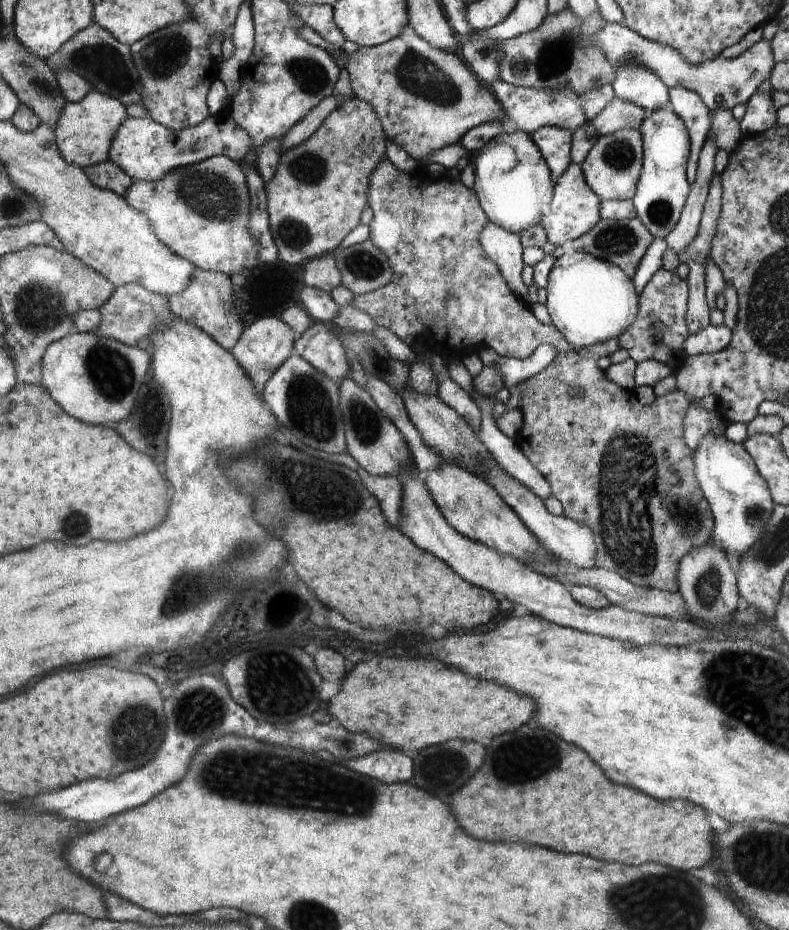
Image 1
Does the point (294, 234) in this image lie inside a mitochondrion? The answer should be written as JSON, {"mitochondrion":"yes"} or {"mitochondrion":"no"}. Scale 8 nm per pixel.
{"mitochondrion":"yes"}

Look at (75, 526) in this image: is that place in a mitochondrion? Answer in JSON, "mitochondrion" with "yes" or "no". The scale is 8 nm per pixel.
{"mitochondrion":"yes"}

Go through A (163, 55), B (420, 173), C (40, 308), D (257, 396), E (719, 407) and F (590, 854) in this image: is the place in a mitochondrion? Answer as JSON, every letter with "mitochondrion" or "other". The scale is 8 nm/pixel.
{"A":"mitochondrion","B":"other","C":"mitochondrion","D":"other","E":"other","F":"other"}

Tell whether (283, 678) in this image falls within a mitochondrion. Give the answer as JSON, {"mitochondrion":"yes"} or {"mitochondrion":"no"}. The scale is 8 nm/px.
{"mitochondrion":"yes"}

